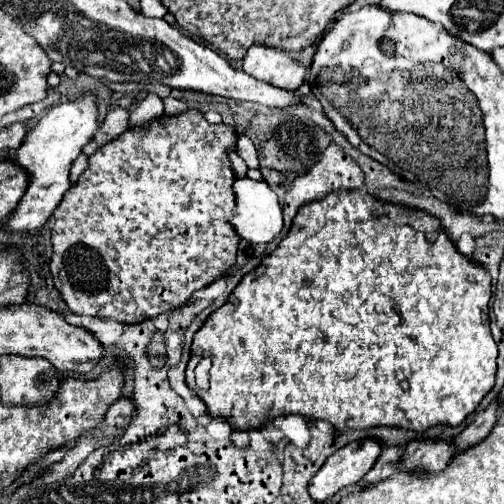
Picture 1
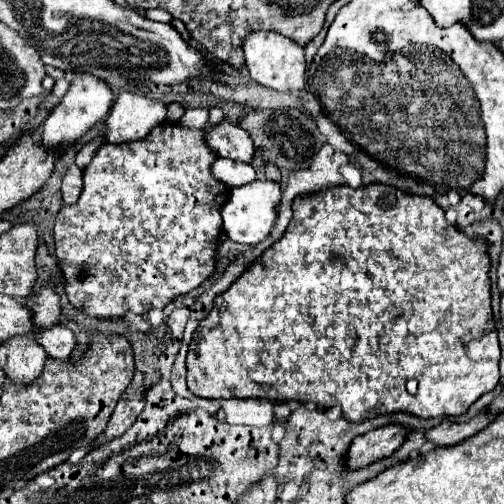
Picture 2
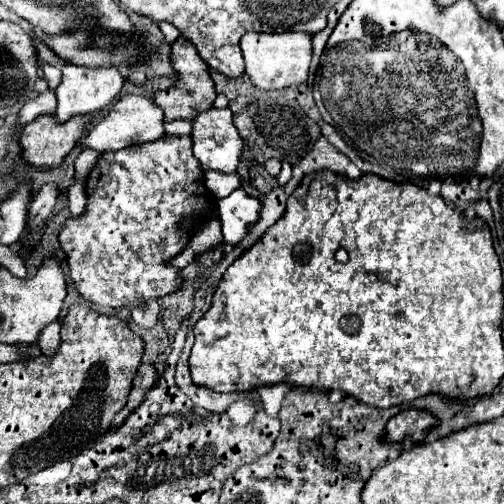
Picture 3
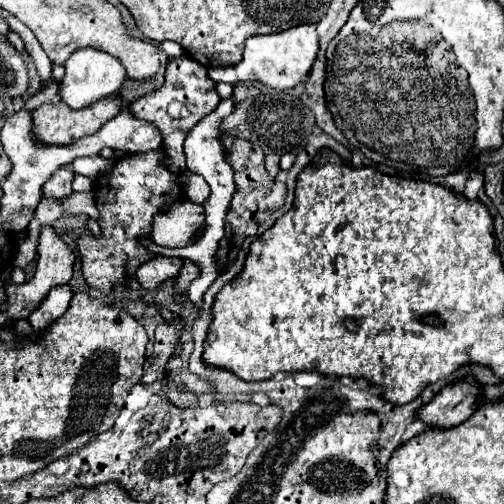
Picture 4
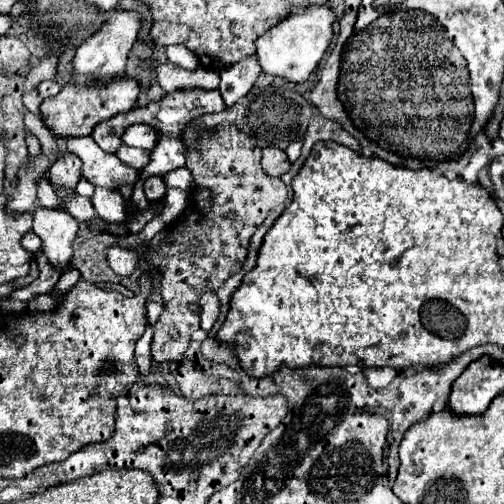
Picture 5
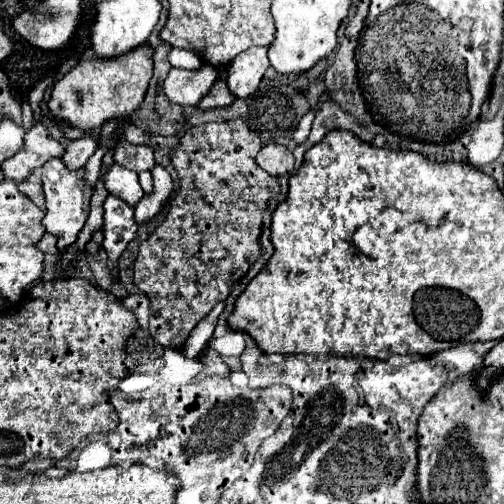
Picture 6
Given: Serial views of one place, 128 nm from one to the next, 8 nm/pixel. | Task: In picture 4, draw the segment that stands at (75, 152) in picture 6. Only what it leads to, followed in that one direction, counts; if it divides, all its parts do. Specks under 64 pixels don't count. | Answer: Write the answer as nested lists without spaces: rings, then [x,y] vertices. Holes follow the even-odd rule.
[[[64,166],[60,170],[56,170],[50,180],[42,186],[42,194],[46,198],[52,198],[52,200],[60,200],[60,198],[66,198],[72,194],[72,178],[74,178],[74,172],[72,172],[72,166]]]

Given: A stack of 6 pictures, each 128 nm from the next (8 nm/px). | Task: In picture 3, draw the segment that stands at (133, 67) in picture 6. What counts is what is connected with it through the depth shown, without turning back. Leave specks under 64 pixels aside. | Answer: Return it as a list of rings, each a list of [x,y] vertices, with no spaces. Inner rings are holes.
[[[38,116],[22,128],[20,160],[28,166],[50,170],[62,164],[68,152],[76,146],[88,120],[68,120],[68,124],[54,124],[52,116]]]

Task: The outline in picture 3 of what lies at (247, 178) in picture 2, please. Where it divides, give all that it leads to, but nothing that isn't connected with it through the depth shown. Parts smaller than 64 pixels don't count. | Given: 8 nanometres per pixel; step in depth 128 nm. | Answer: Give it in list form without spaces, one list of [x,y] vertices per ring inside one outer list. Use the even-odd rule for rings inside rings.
[[[208,170],[206,172],[206,188],[218,196],[218,198],[224,198],[228,196],[230,192],[238,190],[242,186],[242,176],[238,172],[218,172],[218,170]]]

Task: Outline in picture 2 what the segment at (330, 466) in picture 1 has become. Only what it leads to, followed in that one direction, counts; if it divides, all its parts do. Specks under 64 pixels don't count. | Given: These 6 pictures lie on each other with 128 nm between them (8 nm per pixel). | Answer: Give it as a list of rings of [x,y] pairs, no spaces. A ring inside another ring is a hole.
[[[392,424],[392,426],[382,426],[378,430],[370,430],[362,436],[356,436],[352,440],[348,452],[344,454],[344,466],[348,472],[366,468],[382,458],[388,458],[406,438],[408,430]]]

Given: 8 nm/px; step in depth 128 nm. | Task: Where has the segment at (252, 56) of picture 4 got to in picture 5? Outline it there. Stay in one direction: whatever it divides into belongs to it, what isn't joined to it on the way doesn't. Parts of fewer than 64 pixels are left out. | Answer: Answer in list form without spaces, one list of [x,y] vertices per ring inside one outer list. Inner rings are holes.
[[[328,4],[292,10],[284,22],[276,24],[256,40],[256,58],[262,72],[284,78],[294,84],[308,80],[308,76],[318,66],[332,40],[332,22],[334,22],[334,12]]]

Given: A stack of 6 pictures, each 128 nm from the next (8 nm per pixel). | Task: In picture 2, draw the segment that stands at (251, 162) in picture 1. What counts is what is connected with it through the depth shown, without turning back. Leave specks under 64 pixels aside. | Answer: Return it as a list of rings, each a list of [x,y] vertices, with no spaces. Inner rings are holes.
[[[222,120],[216,128],[208,128],[208,144],[220,158],[250,162],[254,156],[254,142],[250,134],[228,120]]]

